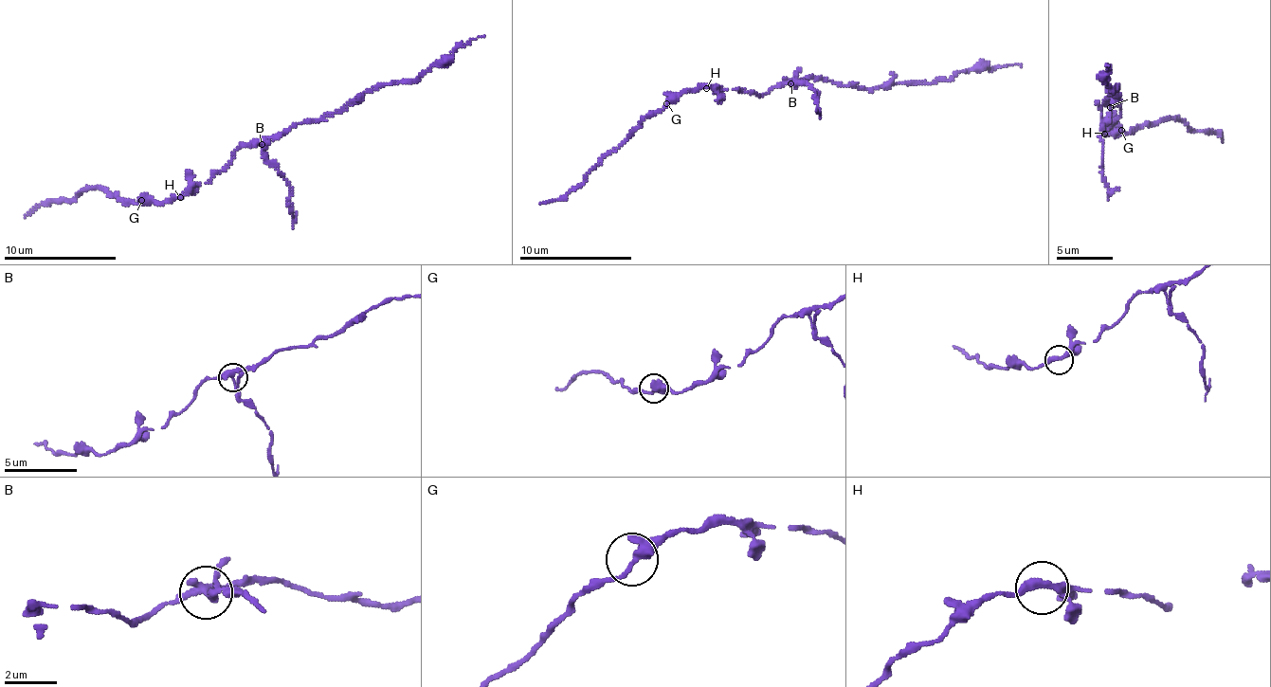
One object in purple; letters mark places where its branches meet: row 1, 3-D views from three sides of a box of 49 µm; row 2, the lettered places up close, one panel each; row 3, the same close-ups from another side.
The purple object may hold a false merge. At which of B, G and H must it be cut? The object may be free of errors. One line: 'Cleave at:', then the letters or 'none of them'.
Cleave at: B

